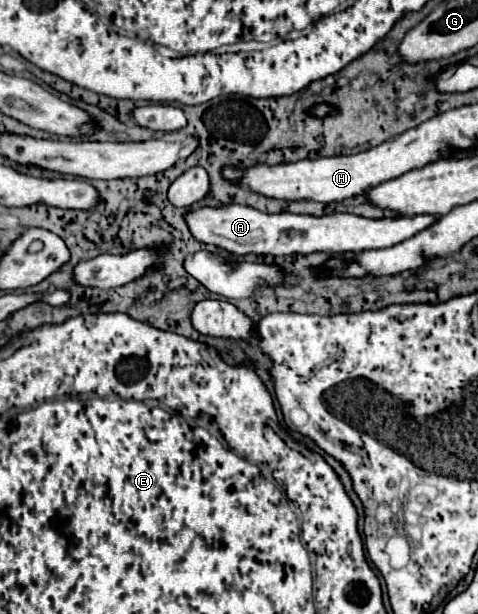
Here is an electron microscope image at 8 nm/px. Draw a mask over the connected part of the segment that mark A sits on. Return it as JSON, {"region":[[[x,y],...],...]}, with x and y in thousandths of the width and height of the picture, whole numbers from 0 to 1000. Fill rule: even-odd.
{"region":[[[475,334],[475,337],[421,337],[395,344],[387,360],[412,393],[454,399],[479,412],[496,415],[613,415],[613,412],[722,412],[722,409],[772,409],[772,406],[805,406],[822,402],[868,379],[885,376],[906,363],[902,350],[868,350],[868,353],[831,353],[831,357],[764,357],[730,347],[697,347],[680,353],[651,350],[613,350],[613,347],[546,347],[529,337],[513,334]]]}

